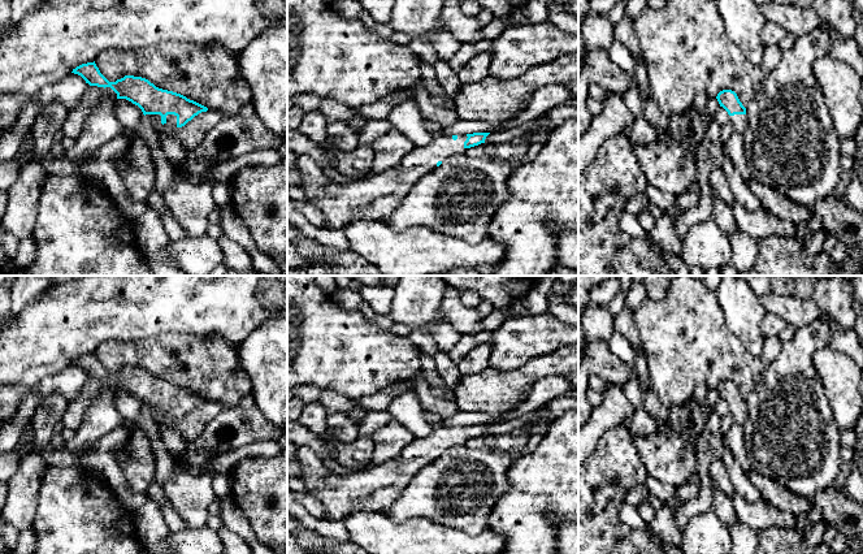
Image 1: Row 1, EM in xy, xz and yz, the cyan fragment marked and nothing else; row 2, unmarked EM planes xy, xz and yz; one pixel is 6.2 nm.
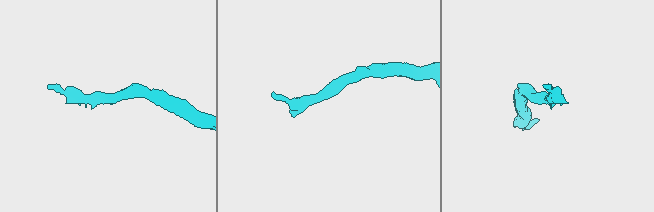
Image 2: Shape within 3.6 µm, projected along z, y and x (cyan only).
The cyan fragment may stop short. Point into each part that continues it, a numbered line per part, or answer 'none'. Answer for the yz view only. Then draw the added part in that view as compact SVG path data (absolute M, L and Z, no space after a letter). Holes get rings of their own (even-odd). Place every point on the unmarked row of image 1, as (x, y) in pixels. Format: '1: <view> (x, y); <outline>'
1: yz (738, 414); M746 406L729 407L729 414L733 419L733 423L743 425L746 416L747 416L747 408Z

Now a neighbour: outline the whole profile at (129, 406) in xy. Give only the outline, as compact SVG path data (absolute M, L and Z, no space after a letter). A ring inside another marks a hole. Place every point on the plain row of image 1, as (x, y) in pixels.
M126 390L114 393L114 404L125 420L136 424L146 432L155 455L155 481L162 488L170 480L174 467L174 459L164 447L159 424L142 415L144 407L142 401Z

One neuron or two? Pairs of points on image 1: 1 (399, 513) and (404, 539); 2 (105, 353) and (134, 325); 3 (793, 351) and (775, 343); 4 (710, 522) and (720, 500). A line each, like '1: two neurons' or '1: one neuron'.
1: two neurons
2: two neurons
3: two neurons
4: two neurons

